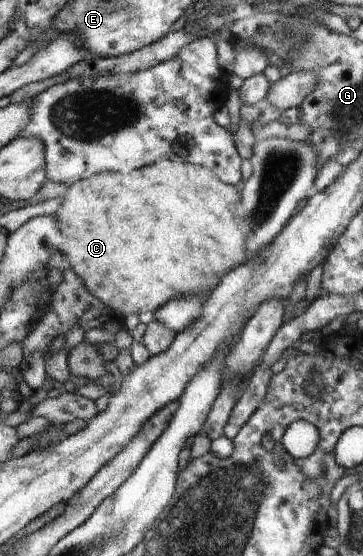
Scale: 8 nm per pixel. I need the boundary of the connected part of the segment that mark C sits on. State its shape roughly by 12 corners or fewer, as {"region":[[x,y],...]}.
{"region":[[159,159],[68,186],[60,250],[120,317],[247,261],[241,194]]}

